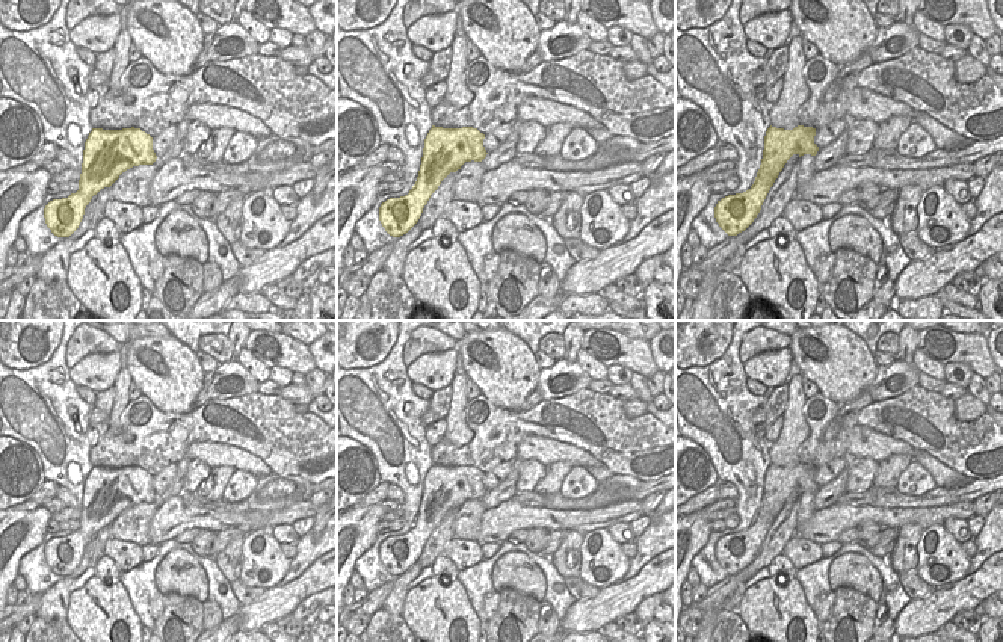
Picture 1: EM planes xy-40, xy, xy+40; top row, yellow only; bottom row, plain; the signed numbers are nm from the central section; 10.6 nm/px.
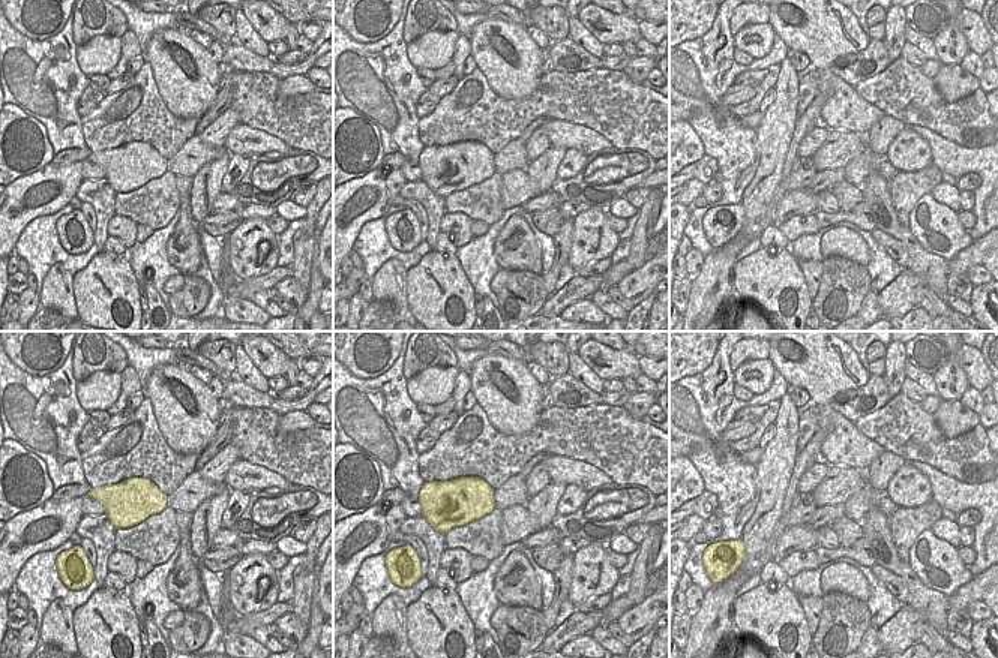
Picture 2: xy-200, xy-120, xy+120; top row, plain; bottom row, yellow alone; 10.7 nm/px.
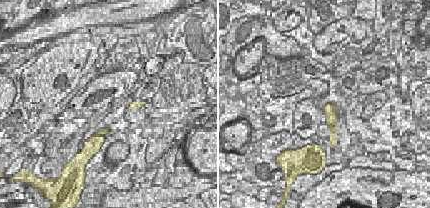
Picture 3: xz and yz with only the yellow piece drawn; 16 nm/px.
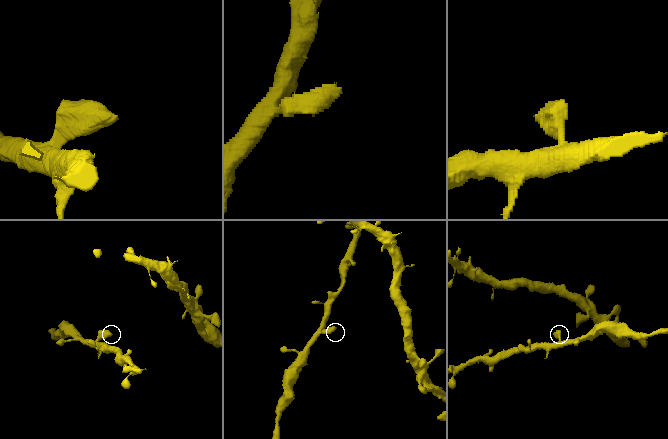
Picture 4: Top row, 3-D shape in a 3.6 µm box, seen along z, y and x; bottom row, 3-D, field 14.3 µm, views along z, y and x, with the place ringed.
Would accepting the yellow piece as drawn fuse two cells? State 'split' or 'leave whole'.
leave whole

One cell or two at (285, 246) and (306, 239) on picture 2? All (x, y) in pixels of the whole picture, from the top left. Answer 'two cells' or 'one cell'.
two cells

